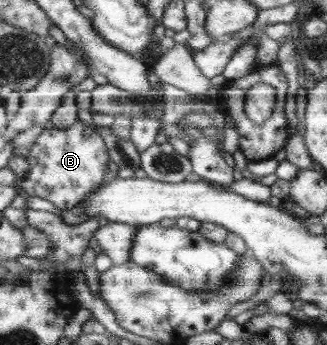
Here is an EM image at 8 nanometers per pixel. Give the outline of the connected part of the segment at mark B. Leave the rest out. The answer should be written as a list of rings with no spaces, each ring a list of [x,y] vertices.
[[[77,120],[68,128],[43,130],[33,141],[26,161],[30,165],[29,177],[19,185],[30,196],[47,199],[60,209],[72,209],[91,191],[96,191],[103,182],[109,165],[107,147],[97,133],[97,126]]]

